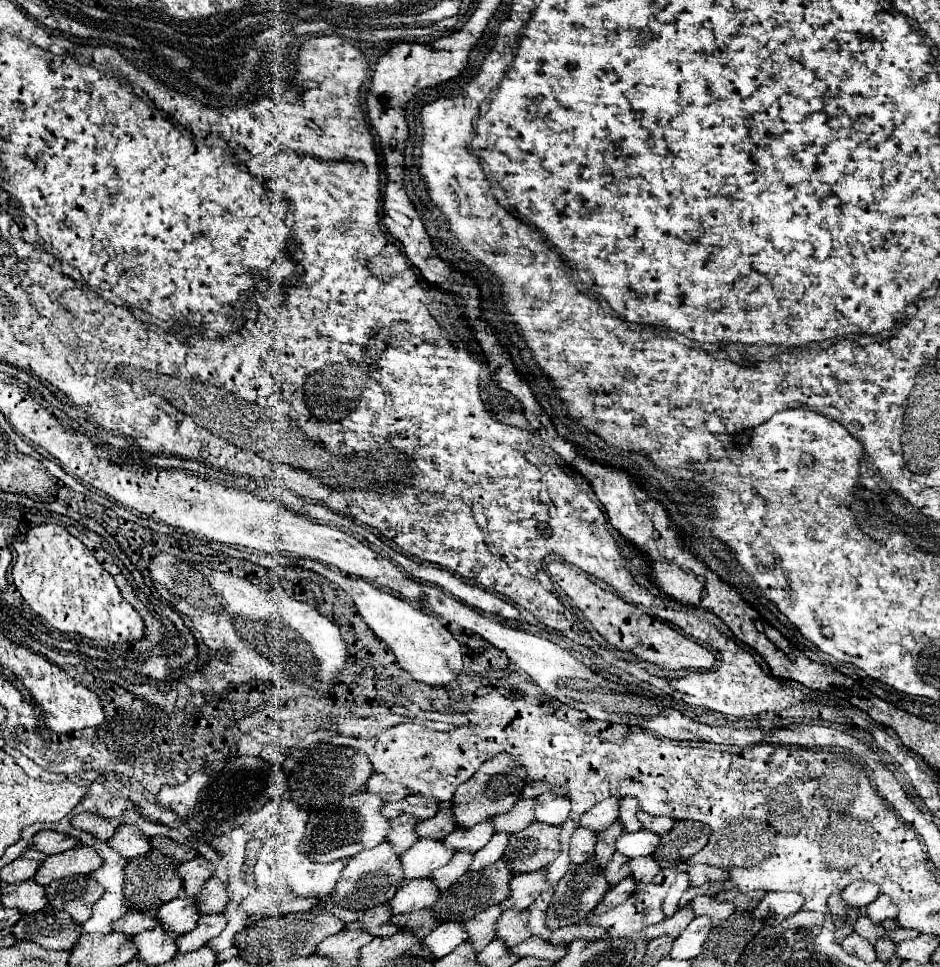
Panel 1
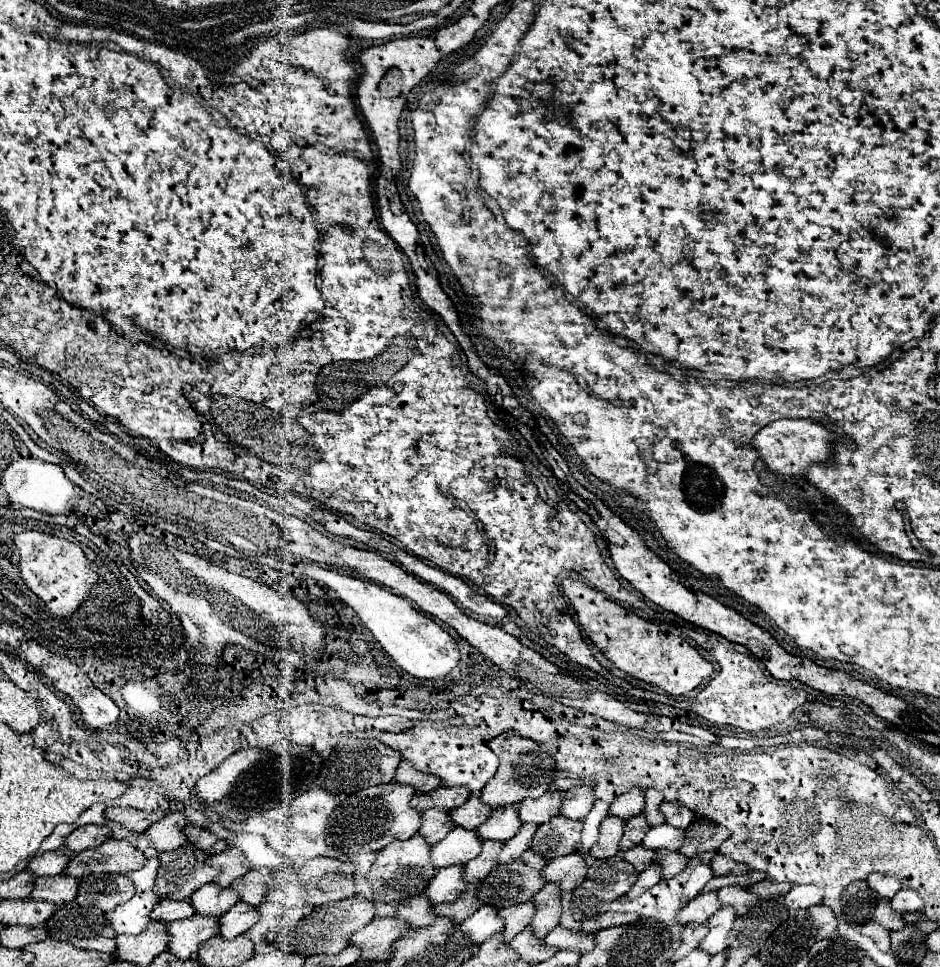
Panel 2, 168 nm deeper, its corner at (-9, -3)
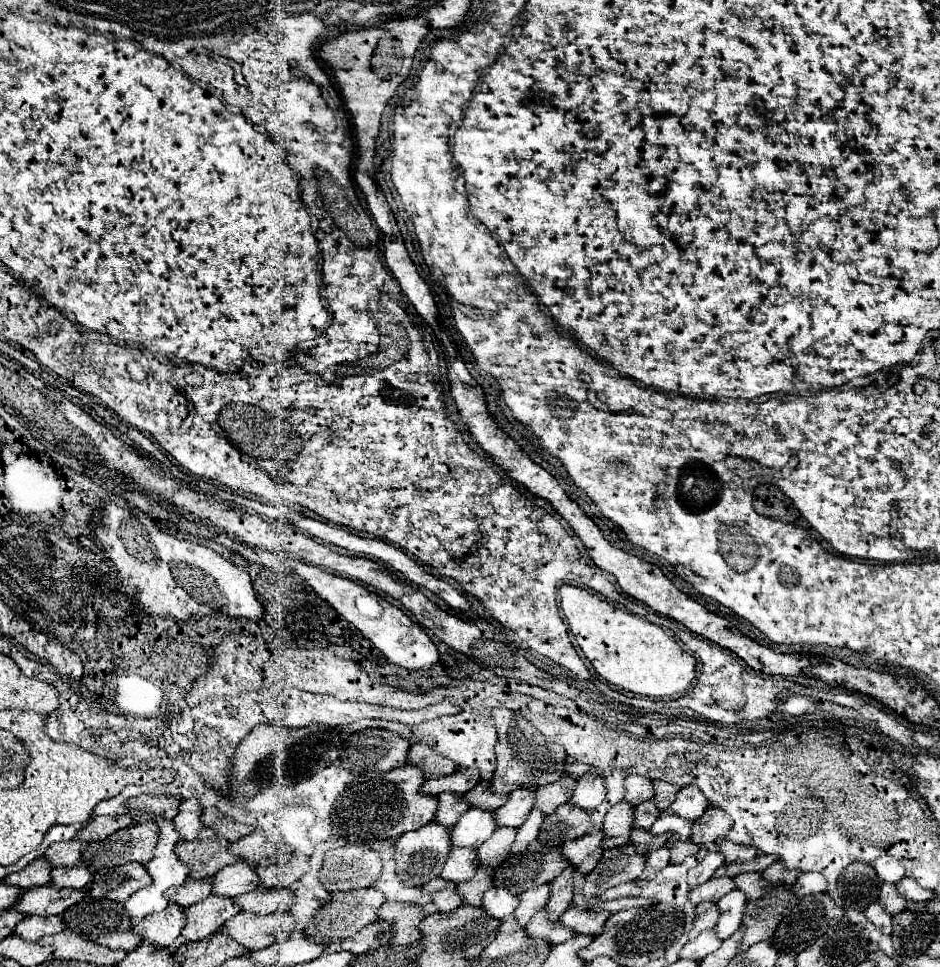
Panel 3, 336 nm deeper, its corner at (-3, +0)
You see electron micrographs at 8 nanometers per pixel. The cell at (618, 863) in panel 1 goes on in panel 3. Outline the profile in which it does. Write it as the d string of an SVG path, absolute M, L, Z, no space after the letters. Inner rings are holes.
M633 829L631 831L631 845L635 845L635 849L641 855L647 855L655 849L661 849L667 839L669 839L669 835L651 835L645 829Z

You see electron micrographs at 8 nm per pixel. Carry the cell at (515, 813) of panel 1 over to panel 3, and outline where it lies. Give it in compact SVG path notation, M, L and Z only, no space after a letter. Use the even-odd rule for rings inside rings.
M569 777L569 783L557 781L557 783L535 789L535 809L539 809L545 815L551 815L559 805L563 805L571 799L575 783L577 781ZM567 789L569 789L569 793L567 793Z

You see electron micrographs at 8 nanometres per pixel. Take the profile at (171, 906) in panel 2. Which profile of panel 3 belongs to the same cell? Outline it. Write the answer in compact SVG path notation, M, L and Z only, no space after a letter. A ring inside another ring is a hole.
M201 879L201 881L183 883L183 885L175 887L175 889L171 889L169 901L179 905L179 907L189 907L189 905L199 903L205 897L209 897L209 893L211 893L211 883L207 879Z

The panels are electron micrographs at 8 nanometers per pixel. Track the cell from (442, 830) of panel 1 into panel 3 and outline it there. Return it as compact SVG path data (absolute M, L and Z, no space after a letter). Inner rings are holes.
M479 781L479 785L475 789L471 789L463 795L463 801L467 801L471 807L489 809L489 811L499 809L507 799L509 799L509 795L489 793L489 783L487 781Z

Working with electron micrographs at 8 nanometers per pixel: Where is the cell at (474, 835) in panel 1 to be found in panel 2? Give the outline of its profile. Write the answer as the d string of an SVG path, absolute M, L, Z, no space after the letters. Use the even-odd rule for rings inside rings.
M509 804L509 806L495 808L493 814L489 816L489 820L477 828L477 834L483 840L505 842L505 840L513 838L521 826L523 826L523 822L519 820L519 804Z

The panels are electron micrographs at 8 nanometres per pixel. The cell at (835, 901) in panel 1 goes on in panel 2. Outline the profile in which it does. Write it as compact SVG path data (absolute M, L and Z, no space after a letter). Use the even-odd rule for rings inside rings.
M857 880L845 888L841 904L843 904L845 920L851 926L859 926L873 918L873 910L879 904L879 896L875 890L869 888L865 880Z

